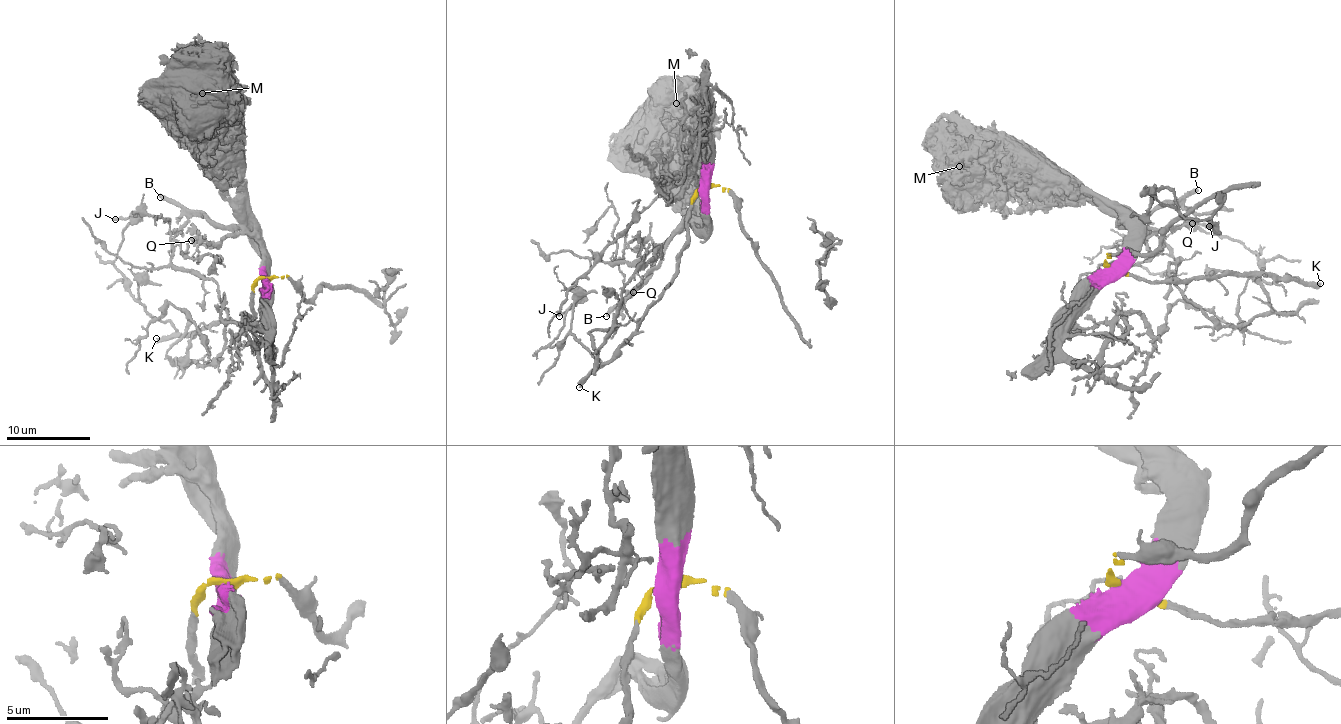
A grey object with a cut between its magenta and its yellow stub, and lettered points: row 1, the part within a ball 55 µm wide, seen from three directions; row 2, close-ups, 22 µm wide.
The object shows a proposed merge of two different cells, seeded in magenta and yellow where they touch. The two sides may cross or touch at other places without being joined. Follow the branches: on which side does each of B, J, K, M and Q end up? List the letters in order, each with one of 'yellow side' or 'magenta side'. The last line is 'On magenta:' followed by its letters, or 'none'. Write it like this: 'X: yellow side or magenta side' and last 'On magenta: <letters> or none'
B: magenta side
J: yellow side
K: yellow side
M: magenta side
Q: magenta side
On magenta: B, M, Q

